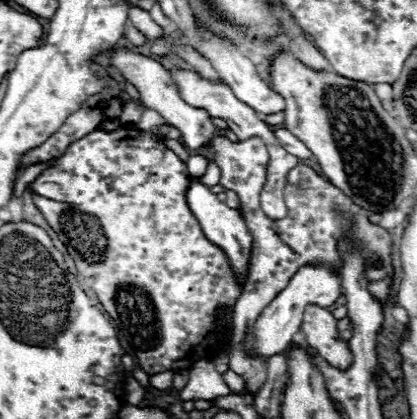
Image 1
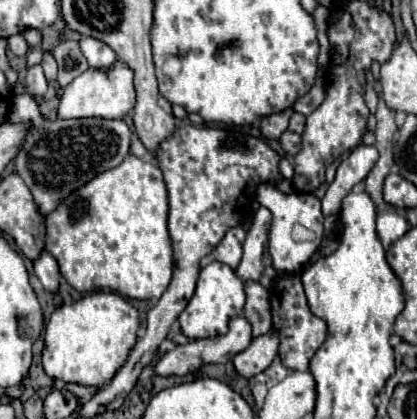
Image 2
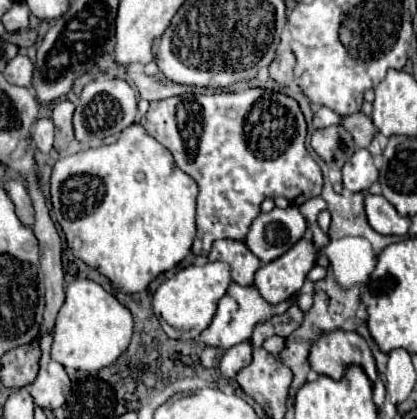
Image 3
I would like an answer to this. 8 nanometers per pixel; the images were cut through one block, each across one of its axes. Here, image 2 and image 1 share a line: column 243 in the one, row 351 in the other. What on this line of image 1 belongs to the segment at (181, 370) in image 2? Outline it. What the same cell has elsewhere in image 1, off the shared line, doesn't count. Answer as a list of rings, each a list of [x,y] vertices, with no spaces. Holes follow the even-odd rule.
[[[308,306],[302,320],[302,332],[308,340],[308,346],[314,348],[326,362],[330,362],[330,366],[348,370],[352,354],[348,342],[342,342],[338,336],[338,320],[332,316],[332,312],[318,306]]]

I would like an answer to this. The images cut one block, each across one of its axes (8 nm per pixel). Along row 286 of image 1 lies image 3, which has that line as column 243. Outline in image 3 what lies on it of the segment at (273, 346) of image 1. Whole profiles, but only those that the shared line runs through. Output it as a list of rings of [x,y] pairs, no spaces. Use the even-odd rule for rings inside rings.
[[[232,282],[230,288],[226,290],[224,298],[218,302],[218,310],[216,310],[216,316],[214,316],[212,324],[200,334],[200,346],[232,348],[232,346],[236,346],[240,342],[246,342],[246,340],[250,340],[256,324],[262,324],[262,322],[270,320],[272,316],[282,314],[290,306],[292,306],[292,298],[288,298],[288,300],[284,300],[280,304],[268,304],[260,296],[260,292],[258,292],[256,286],[242,286],[242,284]]]

